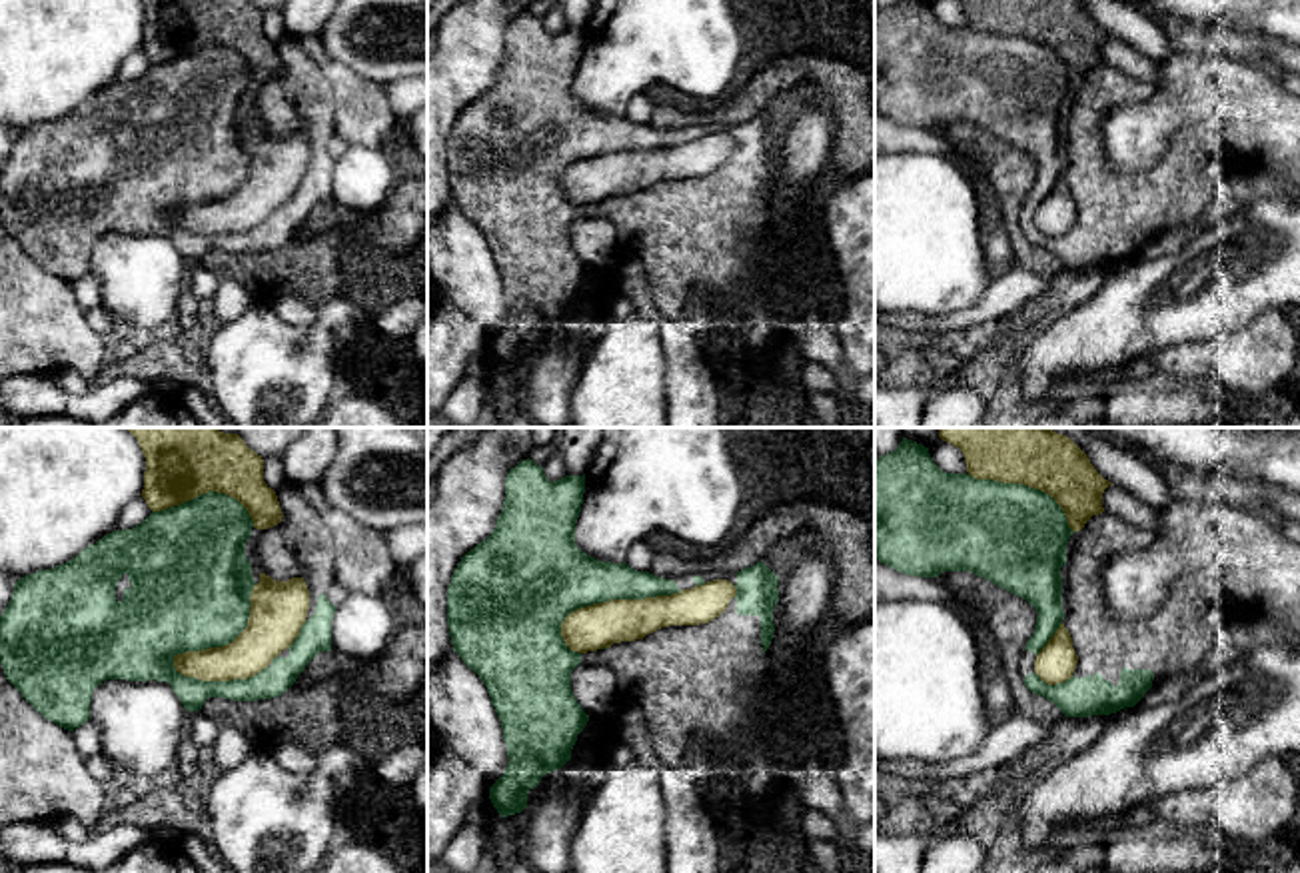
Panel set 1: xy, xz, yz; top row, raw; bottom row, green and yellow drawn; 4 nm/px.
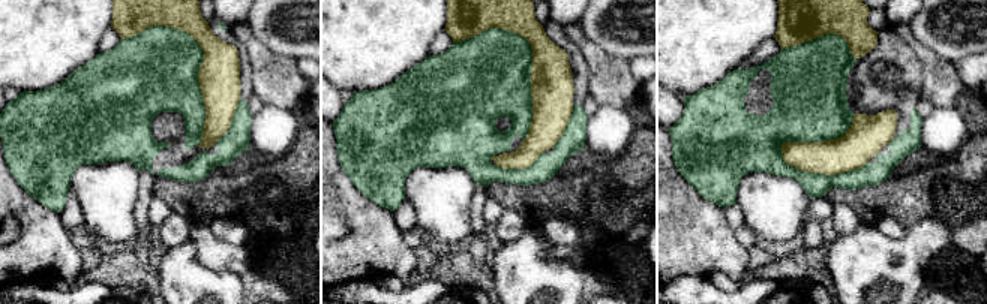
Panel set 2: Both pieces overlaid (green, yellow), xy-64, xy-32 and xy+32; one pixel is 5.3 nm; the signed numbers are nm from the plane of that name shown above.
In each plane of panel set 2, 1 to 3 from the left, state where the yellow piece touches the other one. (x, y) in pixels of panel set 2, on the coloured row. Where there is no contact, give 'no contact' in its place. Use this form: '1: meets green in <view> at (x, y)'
1: meets green in xy-64 at (203, 56)
2: meets green in xy-32 at (531, 54)
3: meets green in xy+32 at (815, 141)

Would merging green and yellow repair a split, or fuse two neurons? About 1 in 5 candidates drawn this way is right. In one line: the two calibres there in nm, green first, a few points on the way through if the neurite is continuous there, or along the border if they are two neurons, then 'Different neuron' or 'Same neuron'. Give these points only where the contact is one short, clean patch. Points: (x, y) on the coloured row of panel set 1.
Thickness 480 nm (green) against 220 nm. Different neuron

